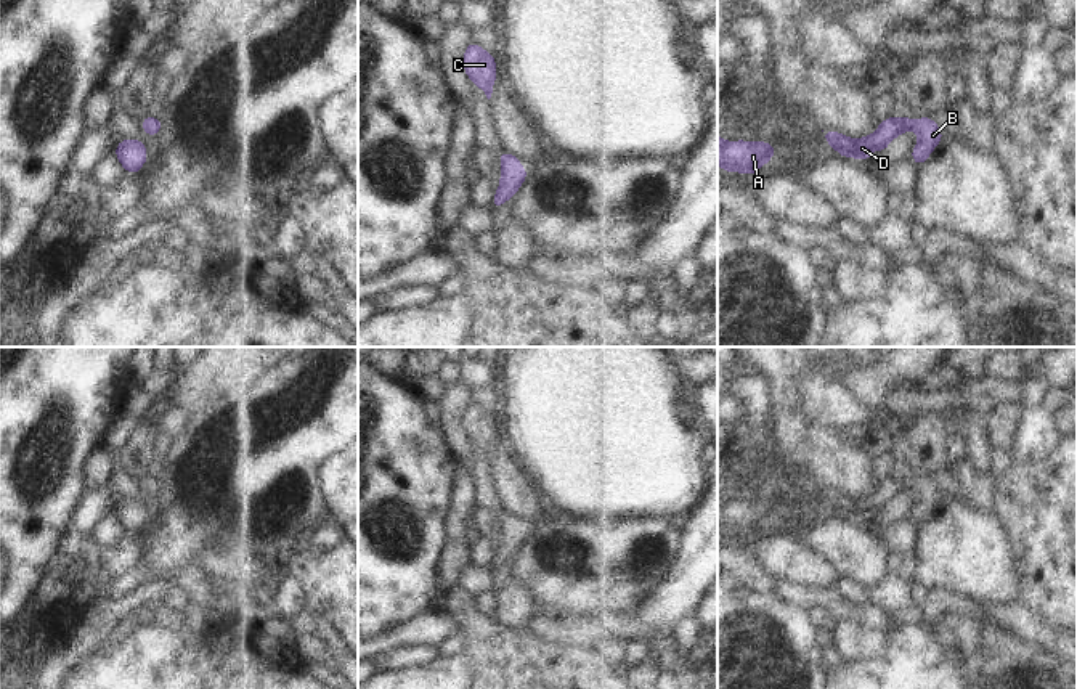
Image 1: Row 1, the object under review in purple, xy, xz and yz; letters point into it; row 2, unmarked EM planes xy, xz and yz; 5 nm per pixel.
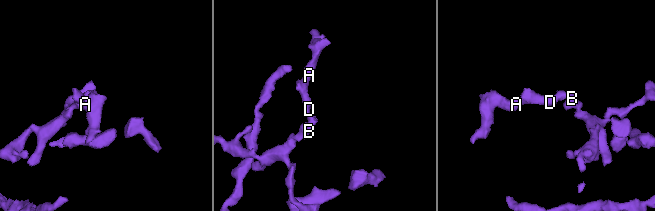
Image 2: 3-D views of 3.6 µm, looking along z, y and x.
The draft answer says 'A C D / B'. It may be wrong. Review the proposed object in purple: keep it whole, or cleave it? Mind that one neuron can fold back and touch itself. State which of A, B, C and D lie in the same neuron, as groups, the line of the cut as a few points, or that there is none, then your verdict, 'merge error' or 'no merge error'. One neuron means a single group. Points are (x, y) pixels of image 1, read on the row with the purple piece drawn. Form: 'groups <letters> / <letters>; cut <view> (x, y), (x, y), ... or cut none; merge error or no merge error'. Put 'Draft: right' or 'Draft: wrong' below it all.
groups A B C D; cut none; no merge error
Draft: wrong

